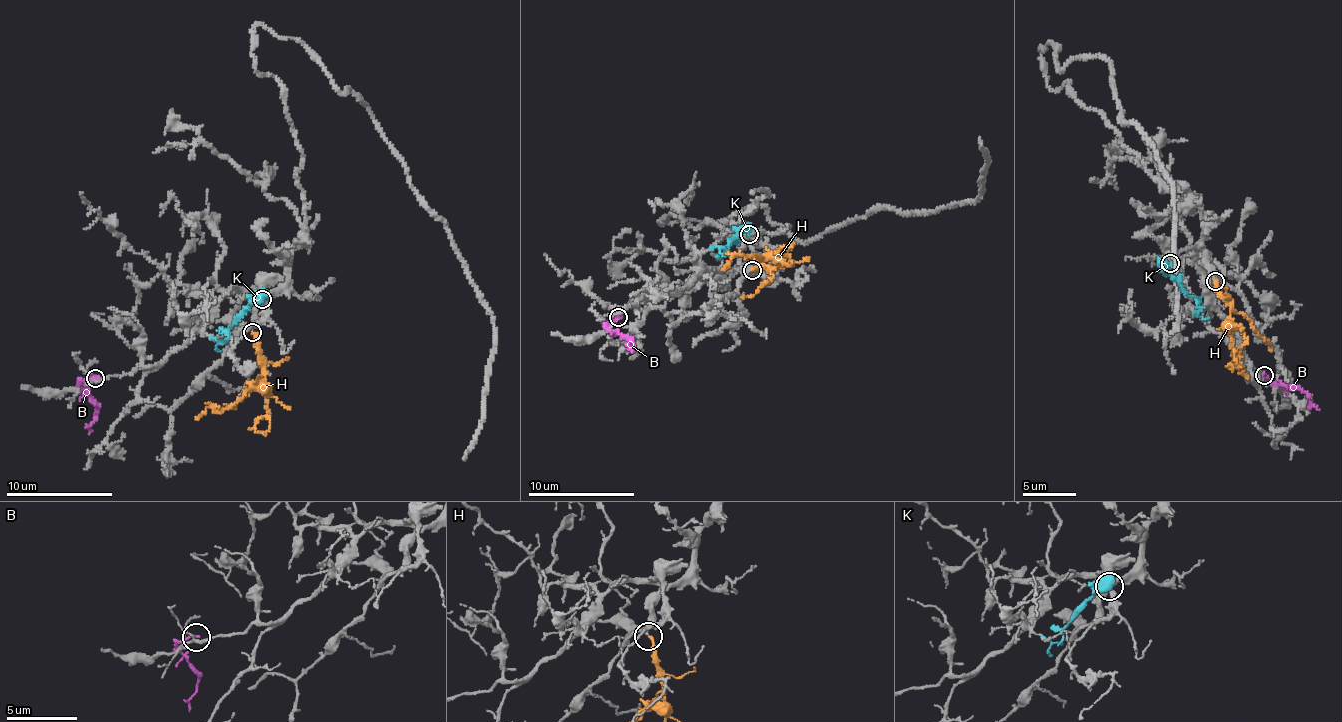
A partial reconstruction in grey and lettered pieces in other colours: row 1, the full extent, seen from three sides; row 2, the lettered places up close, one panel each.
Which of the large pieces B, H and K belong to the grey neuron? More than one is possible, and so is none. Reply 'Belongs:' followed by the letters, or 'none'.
Belongs: H

